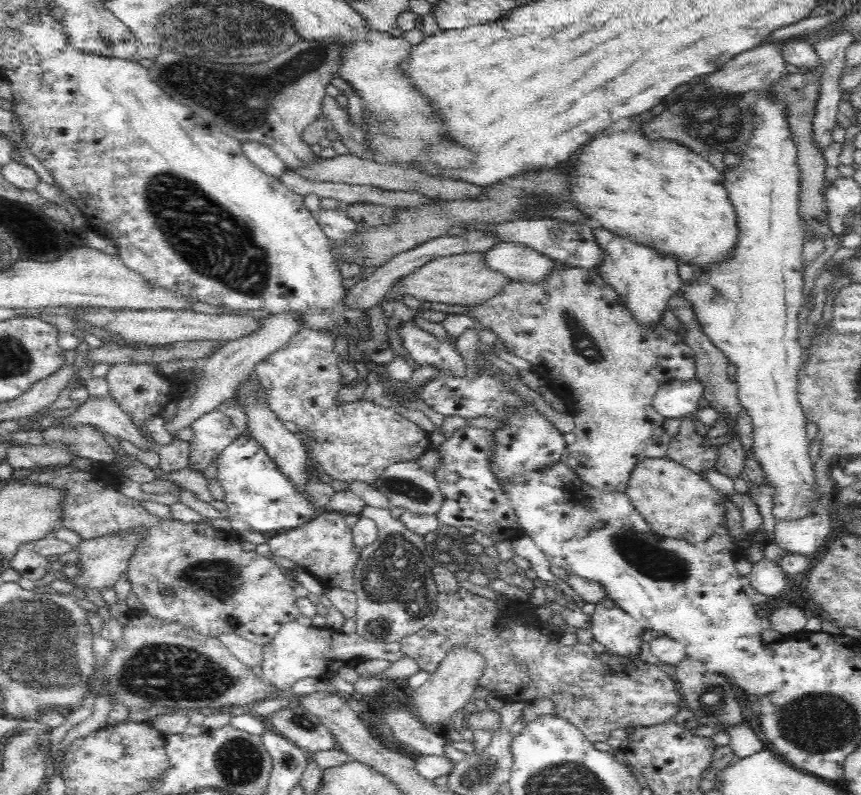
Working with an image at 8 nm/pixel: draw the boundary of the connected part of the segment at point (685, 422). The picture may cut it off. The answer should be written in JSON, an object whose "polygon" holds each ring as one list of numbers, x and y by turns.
{"polygon":[[691,413,680,420,679,433,672,438,671,448,666,458,671,458,679,464,687,466,702,474,704,470,714,468,716,464,716,447,705,442,706,436,700,436,696,431,696,420,699,415]]}

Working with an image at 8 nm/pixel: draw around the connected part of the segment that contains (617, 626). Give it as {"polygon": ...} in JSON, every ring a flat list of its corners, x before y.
{"polygon":[[606,598,594,604,588,624,595,640,616,655,640,654,640,643,647,638,647,633,631,616]]}

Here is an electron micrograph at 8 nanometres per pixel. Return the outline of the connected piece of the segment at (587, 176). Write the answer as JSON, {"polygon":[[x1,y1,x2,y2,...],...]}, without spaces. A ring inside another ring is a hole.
{"polygon":[[634,126,602,134,582,148,567,176,570,177,569,198,595,225,631,241,656,247,664,255,672,253,695,268,715,263,727,255,735,243,736,215,724,191,723,177,708,158,676,140,650,140,642,128,638,130]]}

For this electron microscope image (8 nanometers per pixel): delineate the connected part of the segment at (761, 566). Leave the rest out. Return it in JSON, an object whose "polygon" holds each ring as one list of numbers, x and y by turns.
{"polygon":[[766,558,752,565,751,573,747,578,752,594,758,599,780,596,786,588,786,575,776,562]]}

